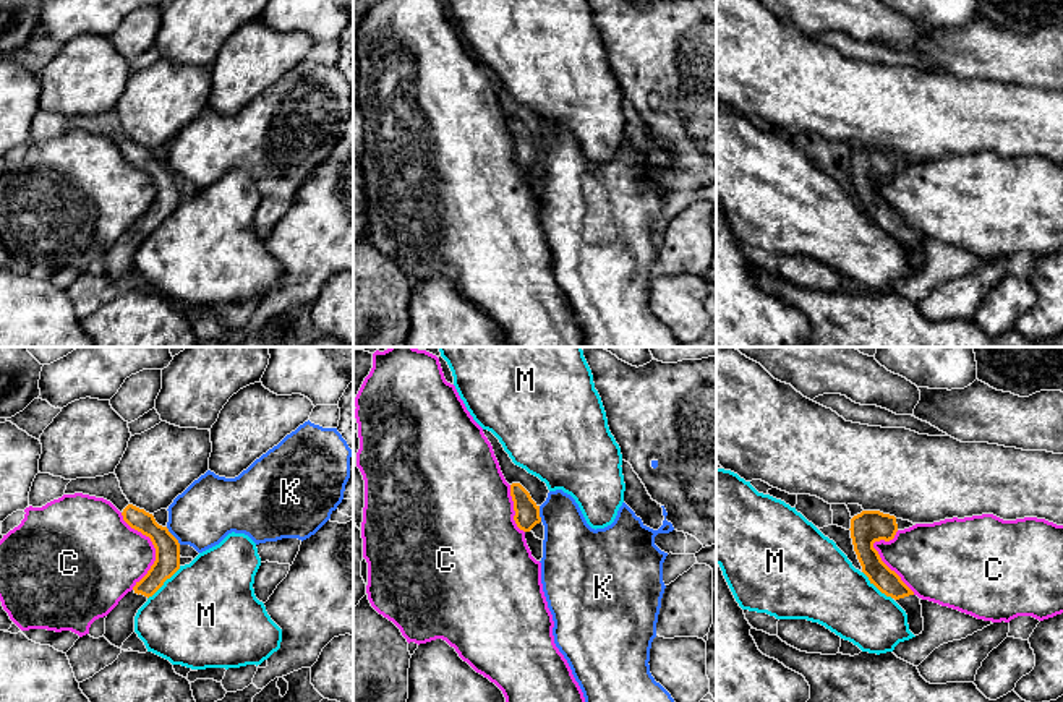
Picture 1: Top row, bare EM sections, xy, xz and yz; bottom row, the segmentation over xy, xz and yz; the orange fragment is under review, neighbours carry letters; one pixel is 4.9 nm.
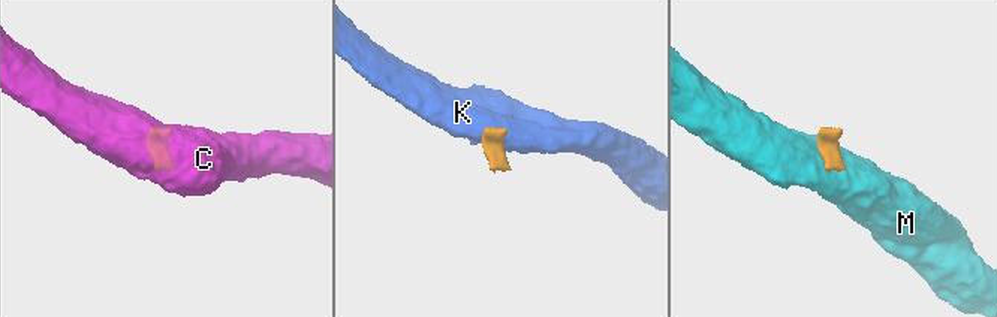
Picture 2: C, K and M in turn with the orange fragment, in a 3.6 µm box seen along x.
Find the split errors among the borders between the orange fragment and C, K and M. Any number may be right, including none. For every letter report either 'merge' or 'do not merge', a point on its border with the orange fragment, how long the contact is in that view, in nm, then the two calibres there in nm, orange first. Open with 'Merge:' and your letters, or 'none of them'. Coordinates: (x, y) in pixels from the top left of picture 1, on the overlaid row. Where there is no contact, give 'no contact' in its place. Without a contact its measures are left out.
Merge: none of them
C: do not merge; contact xy (154, 547); length 380 nm; calibres 130 and 380 nm
K: do not merge; contact xy (172, 535); length 120 nm; calibres 130 and 320 nm
M: do not merge; contact xy (164, 581); length 240 nm; calibres 130 and 480 nm

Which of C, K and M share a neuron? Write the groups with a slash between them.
C / K / M

